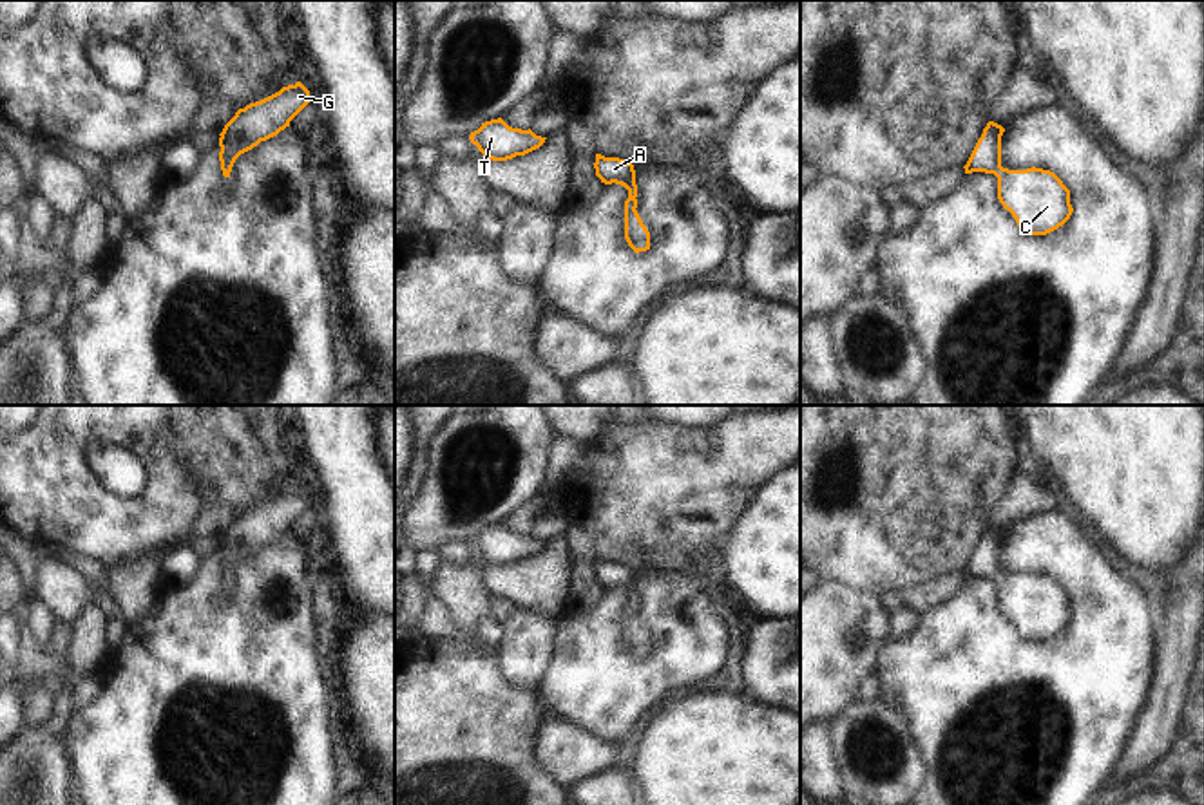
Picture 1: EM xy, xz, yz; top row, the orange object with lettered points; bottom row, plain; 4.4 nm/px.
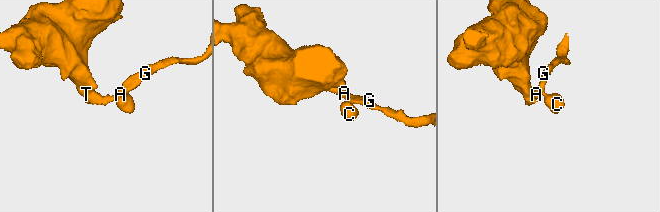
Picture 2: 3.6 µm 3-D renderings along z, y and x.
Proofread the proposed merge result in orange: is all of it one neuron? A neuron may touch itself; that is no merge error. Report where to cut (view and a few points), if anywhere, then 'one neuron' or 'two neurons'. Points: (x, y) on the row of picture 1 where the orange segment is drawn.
cut none; one neuron

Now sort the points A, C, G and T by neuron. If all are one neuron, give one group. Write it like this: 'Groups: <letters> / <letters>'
Groups: A C G T

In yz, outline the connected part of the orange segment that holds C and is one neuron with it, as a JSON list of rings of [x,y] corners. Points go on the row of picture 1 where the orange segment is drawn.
[[[989,121],[978,139],[965,174],[985,172],[998,177],[998,199],[1027,235],[1046,235],[1063,226],[1074,208],[1070,190],[1050,170],[1008,170],[1001,166],[1001,136],[1005,128]]]

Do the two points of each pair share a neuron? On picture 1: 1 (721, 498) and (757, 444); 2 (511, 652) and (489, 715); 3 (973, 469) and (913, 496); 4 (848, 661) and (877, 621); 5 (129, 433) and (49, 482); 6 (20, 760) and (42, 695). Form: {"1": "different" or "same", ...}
{"1": "same", "2": "different", "3": "same", "4": "same", "5": "same", "6": "different"}

